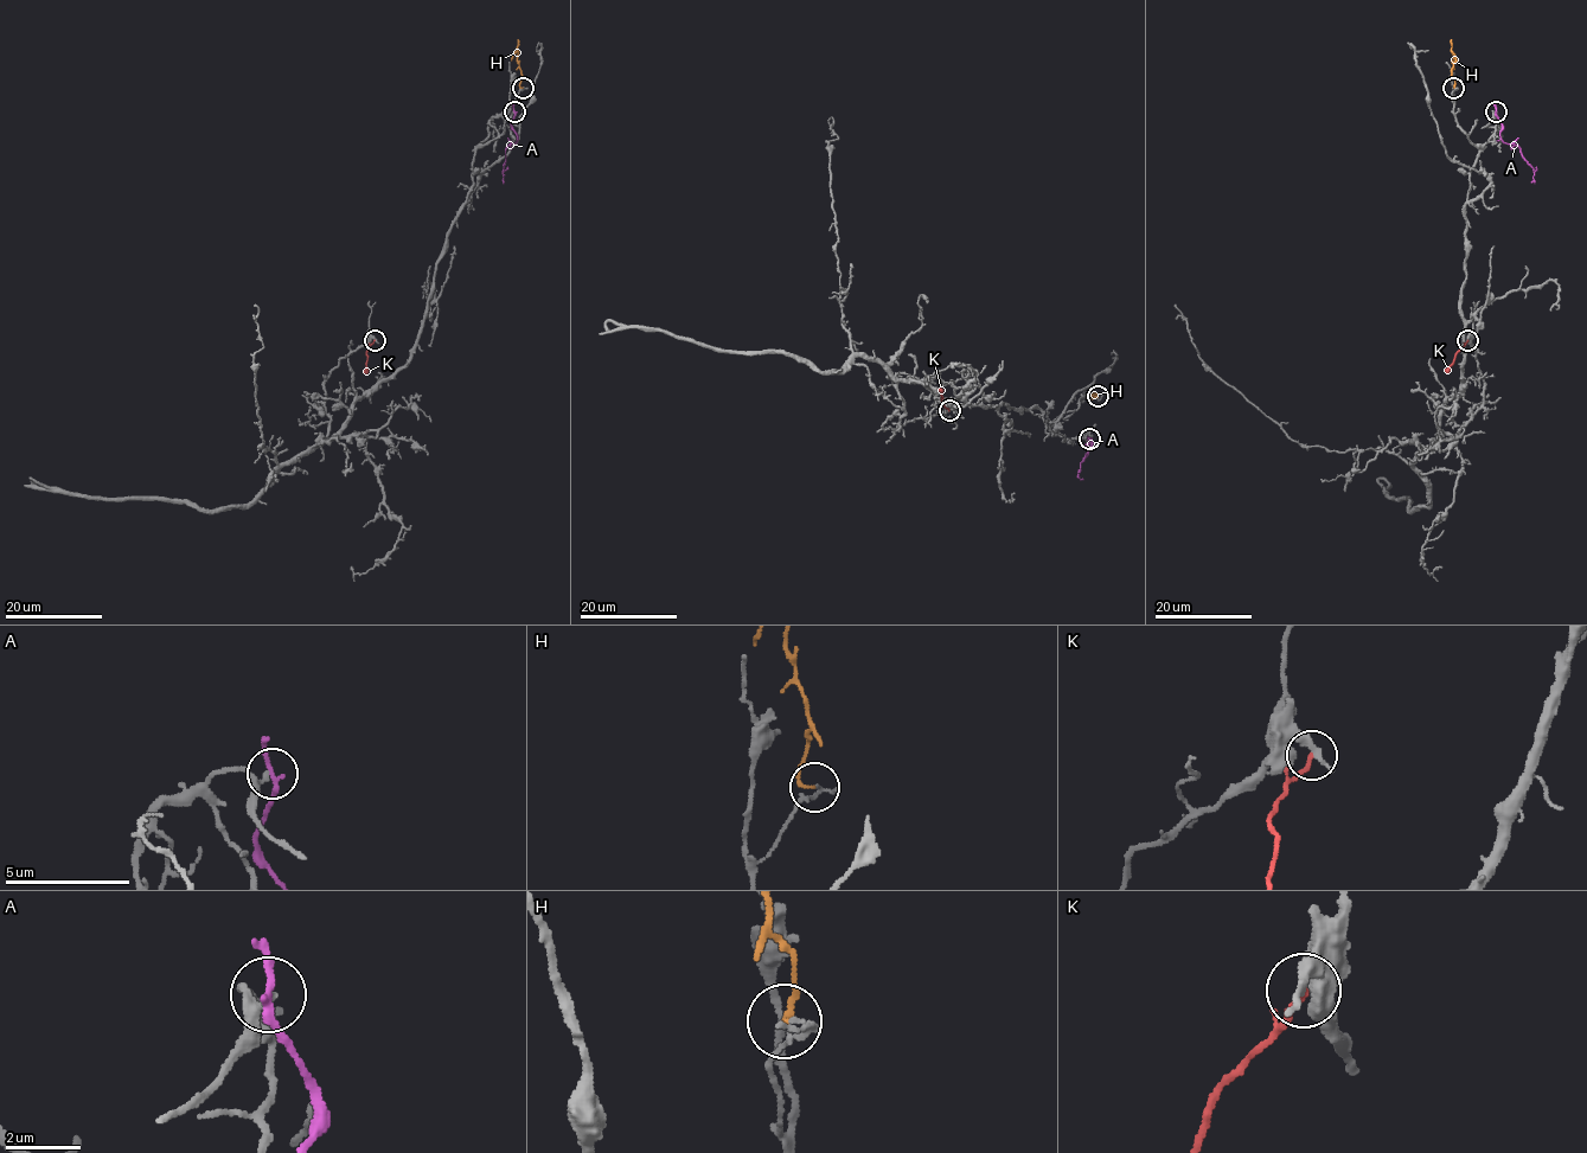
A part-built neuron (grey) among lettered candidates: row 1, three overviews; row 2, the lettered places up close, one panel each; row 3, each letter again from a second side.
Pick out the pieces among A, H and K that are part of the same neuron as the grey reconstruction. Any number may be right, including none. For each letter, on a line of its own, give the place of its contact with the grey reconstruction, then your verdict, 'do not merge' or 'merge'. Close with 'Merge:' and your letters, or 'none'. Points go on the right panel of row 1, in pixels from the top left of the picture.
A: contact (1496, 111); do not merge
H: contact (1453, 88); do not merge
K: contact (1467, 340); do not merge
Merge: none

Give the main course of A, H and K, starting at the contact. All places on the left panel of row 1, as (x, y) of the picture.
A: (514, 111), (511, 123), (517, 139), (506, 147), (504, 183)
H: (523, 87), (519, 85), (518, 39)
K: (375, 340), (366, 352), (364, 373)

